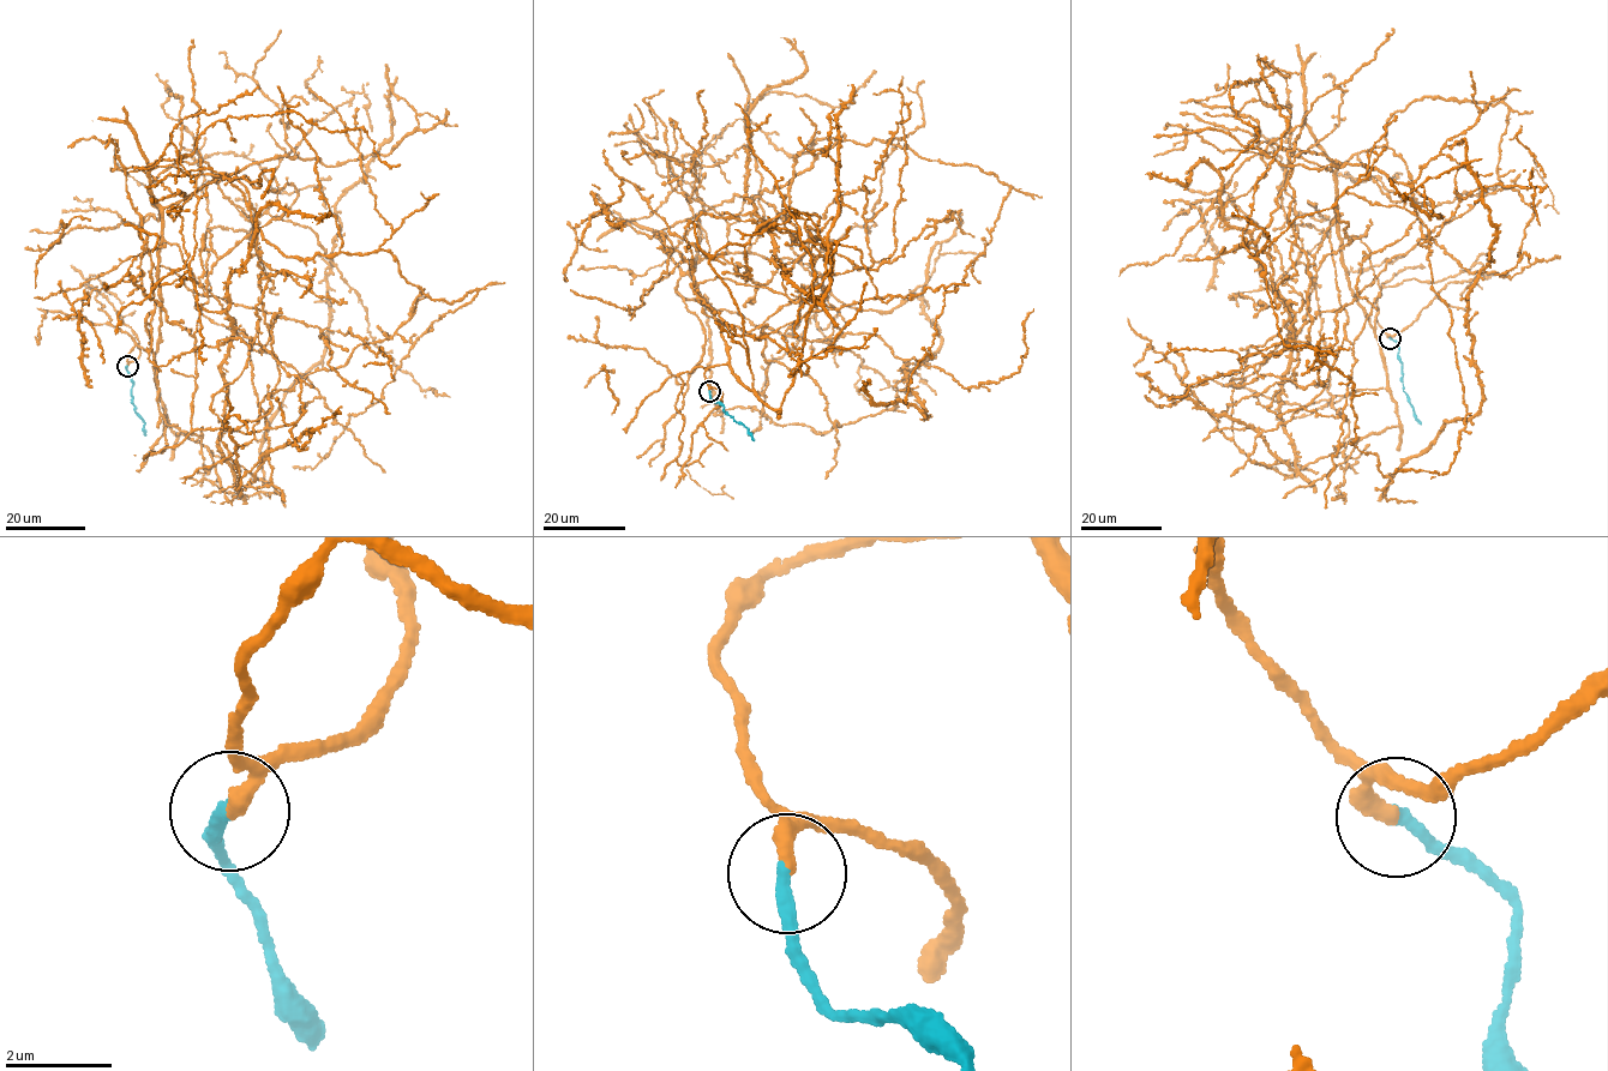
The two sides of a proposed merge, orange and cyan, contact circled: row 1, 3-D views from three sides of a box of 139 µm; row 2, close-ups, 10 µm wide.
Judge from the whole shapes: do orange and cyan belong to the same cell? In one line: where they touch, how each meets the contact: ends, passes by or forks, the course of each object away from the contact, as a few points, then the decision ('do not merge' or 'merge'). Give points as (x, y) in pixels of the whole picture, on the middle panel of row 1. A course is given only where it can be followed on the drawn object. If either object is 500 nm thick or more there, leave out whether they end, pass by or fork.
at (709, 391); orange ends there; cyan ends there; orange runs (709, 391), (692, 265), (797, 259), (888, 311), (941, 245), (942, 338), (901, 368), (928, 417), (869, 379); cyan runs (709, 391), (710, 399), (740, 422), (754, 440); merge

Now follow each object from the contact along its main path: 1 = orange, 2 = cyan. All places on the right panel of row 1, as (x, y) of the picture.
1: (1390, 337), (1331, 168), (1430, 218), (1405, 197), (1465, 163), (1496, 227), (1482, 405), (1378, 500)
2: (1390, 337), (1399, 346), (1403, 391), (1421, 423)

